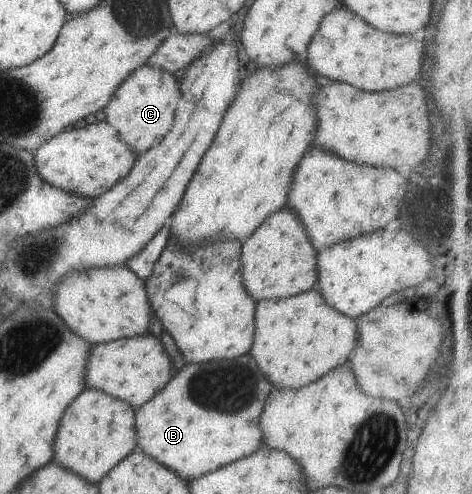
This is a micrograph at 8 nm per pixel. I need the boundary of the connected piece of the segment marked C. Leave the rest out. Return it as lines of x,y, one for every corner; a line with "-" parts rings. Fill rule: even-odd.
144,64
136,68
114,90
110,101
103,109
104,121
116,130
119,138
137,155
158,145
170,131
180,98
179,82
170,72

